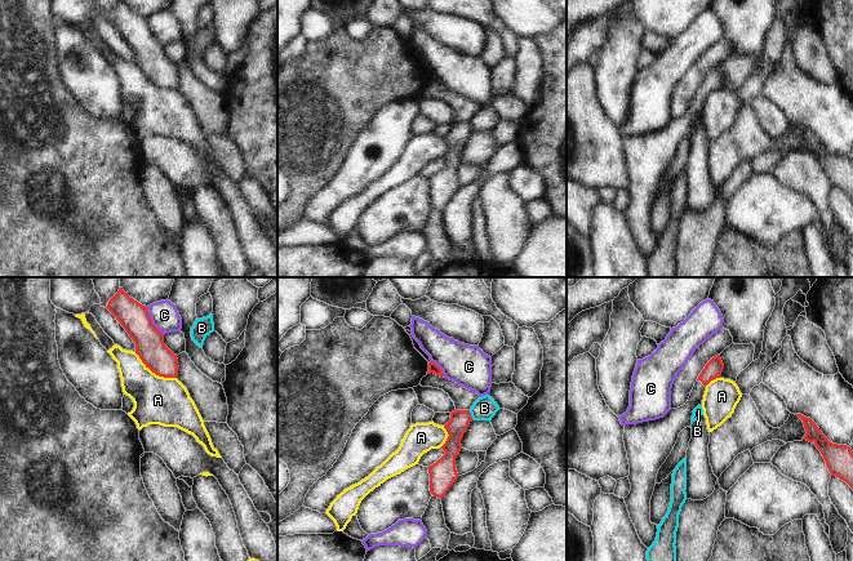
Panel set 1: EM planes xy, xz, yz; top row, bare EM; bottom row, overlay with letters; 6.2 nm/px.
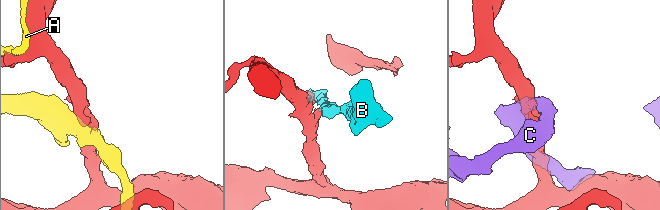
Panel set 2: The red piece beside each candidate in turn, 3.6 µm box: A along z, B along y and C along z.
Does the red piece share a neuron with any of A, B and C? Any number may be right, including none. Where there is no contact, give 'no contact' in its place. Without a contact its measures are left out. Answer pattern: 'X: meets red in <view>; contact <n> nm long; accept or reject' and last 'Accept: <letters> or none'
A: meets red in xy; contact 300 nm long; reject
B: meets red in xz; contact 70 nm long; reject
C: meets red in xy; contact 200 nm long; reject
Accept: none

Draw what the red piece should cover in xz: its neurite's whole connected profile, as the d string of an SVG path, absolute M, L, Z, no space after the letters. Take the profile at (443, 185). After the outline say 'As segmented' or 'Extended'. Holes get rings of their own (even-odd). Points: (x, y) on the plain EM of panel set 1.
M454 121L450 124L450 132L444 137L449 147L440 159L445 165L436 174L427 178L430 184L430 202L434 208L441 210L458 190L456 169L462 160L461 151L463 144L472 132L470 121Z. As segmented.

